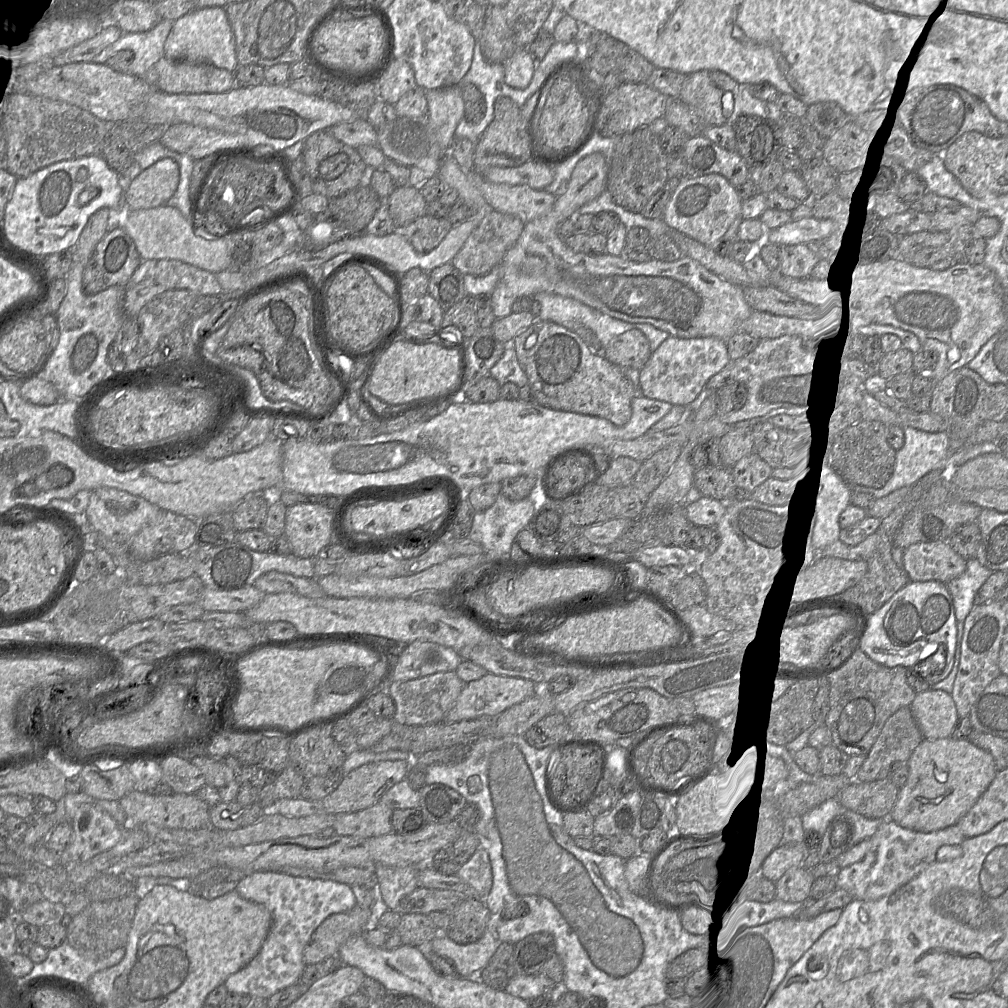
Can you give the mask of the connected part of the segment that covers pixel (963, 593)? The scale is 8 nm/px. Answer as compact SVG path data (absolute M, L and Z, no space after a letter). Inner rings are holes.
M968 559L966 570L946 584L953 598L958 622L965 621L975 606L977 592L992 573L992 570L983 566L977 559Z

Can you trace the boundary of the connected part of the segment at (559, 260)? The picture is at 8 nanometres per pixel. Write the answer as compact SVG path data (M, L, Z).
M600 152L581 159L575 166L563 193L556 196L552 209L546 214L524 224L515 244L505 253L500 263L498 283L489 297L495 319L512 313L512 306L520 297L533 297L550 293L577 300L615 319L630 323L647 323L664 330L671 336L696 338L711 336L726 341L753 312L744 296L744 286L728 281L707 269L699 261L684 256L675 261L654 259L635 262L623 256L608 253L591 255L576 252L567 246L557 229L567 219L575 216L582 205L598 197L606 188L609 164Z

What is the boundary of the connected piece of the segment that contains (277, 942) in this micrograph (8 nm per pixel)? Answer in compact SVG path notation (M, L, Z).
M257 871L238 882L235 889L244 899L264 905L272 916L270 931L257 955L242 969L231 974L224 982L228 992L269 998L276 992L299 981L306 966L303 951L313 932L330 915L348 911L357 903L357 889L323 879L292 876L278 871Z

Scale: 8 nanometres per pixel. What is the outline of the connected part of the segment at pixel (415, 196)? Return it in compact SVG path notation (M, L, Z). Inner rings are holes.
M414 185L397 187L387 199L396 227L403 227L426 215L428 204L419 188Z

